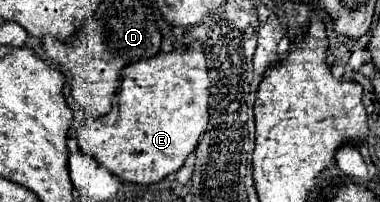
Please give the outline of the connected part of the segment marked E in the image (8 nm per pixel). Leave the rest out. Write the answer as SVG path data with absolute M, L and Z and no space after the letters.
M192 42L180 50L172 50L168 54L160 52L152 58L138 60L128 64L122 72L120 94L118 94L118 116L112 112L86 122L78 130L78 142L86 154L96 158L104 168L108 168L114 176L124 182L136 184L152 184L182 168L184 160L196 150L200 136L208 126L208 100L210 100L210 78L206 68L206 56L200 42Z

